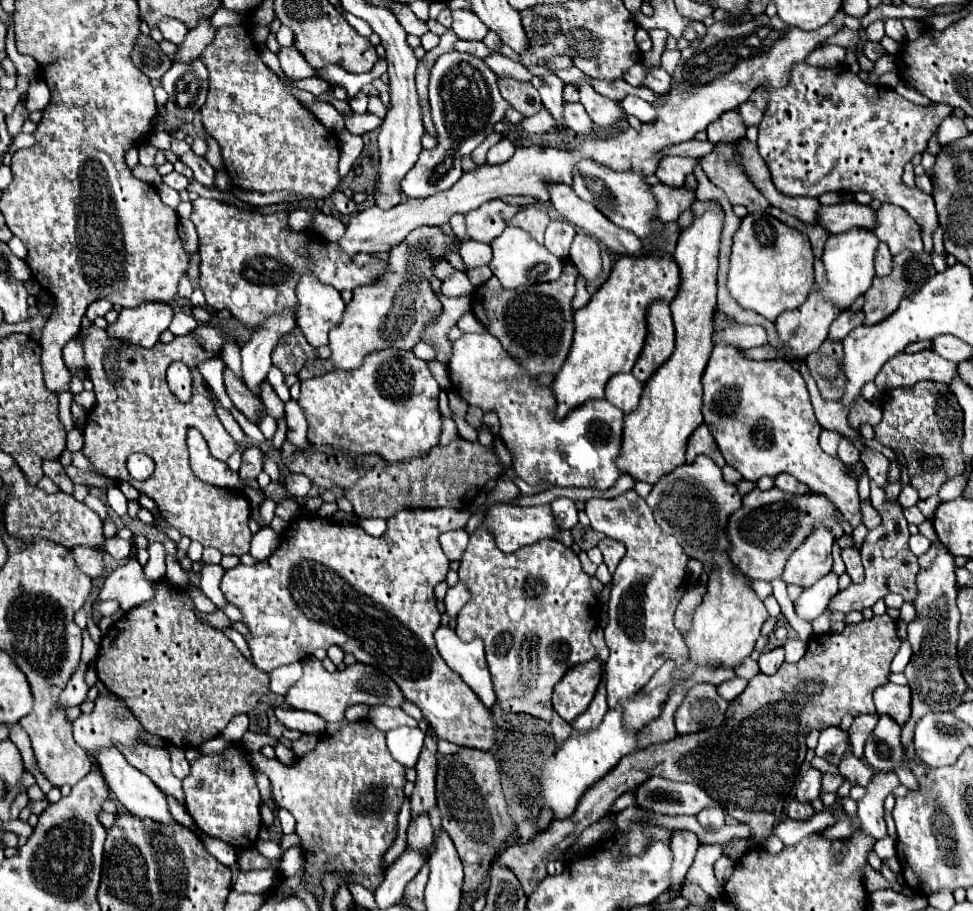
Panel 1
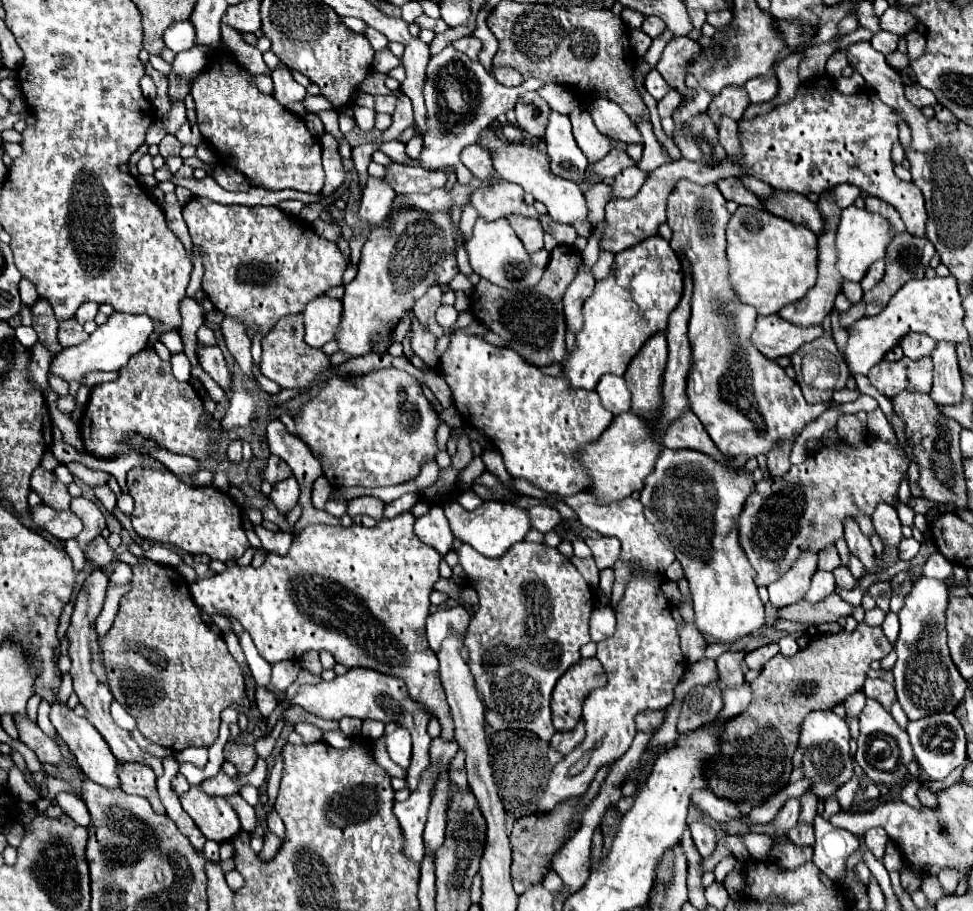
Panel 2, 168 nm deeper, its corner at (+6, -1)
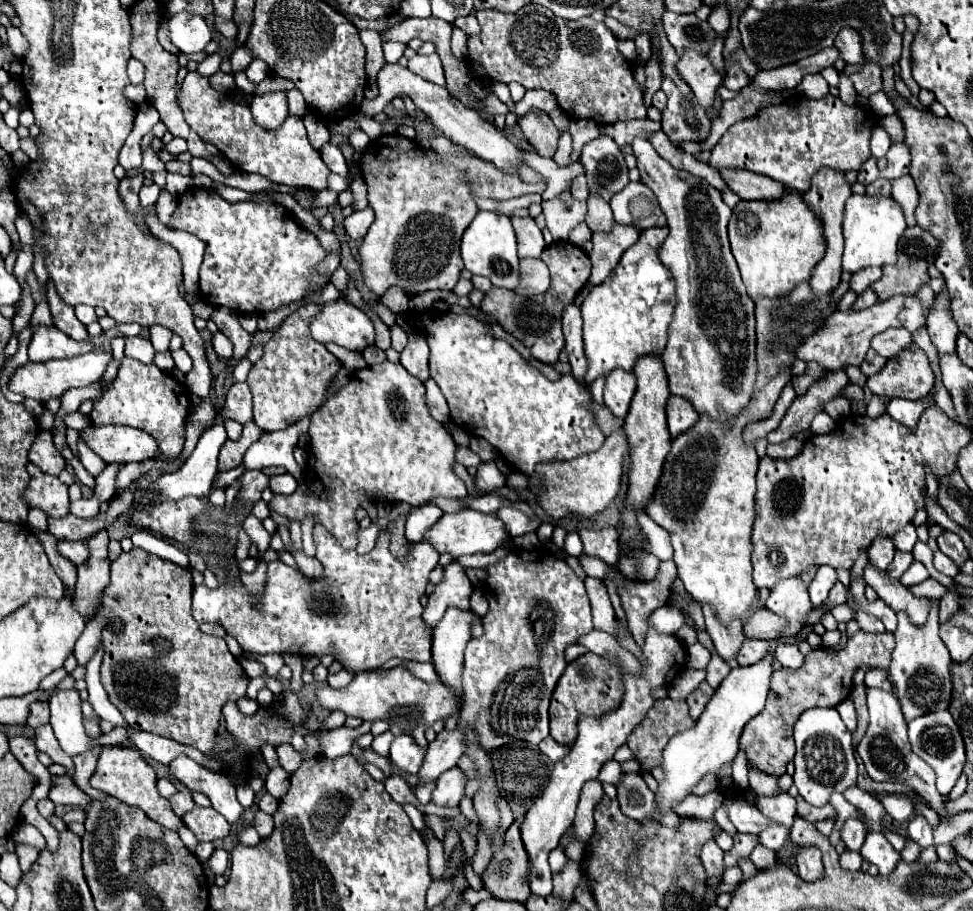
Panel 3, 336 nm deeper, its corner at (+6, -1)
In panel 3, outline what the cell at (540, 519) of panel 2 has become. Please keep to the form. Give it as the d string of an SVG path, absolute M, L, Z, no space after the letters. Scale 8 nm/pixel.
M500 507L496 511L496 517L504 523L504 529L506 533L514 539L518 535L524 535L524 533L530 533L530 531L536 531L540 521L538 519L530 519L526 517L524 513L520 513L518 509L514 507Z

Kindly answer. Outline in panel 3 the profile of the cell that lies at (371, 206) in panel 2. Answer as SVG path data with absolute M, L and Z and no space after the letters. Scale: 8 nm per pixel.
M366 207L364 211L356 211L350 217L346 217L344 219L344 229L346 229L350 239L362 239L372 221L374 221L374 211L370 207Z

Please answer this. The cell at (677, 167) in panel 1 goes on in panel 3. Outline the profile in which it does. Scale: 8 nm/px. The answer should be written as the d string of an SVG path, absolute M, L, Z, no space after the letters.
M588 197L588 213L584 221L592 229L592 233L608 233L614 227L612 209L600 197Z

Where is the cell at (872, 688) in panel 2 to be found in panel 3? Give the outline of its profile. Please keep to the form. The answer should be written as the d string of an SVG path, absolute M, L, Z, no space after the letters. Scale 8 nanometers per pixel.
M868 669L866 677L864 677L864 683L868 687L880 687L884 691L892 689L892 683L888 681L888 673L884 669Z

